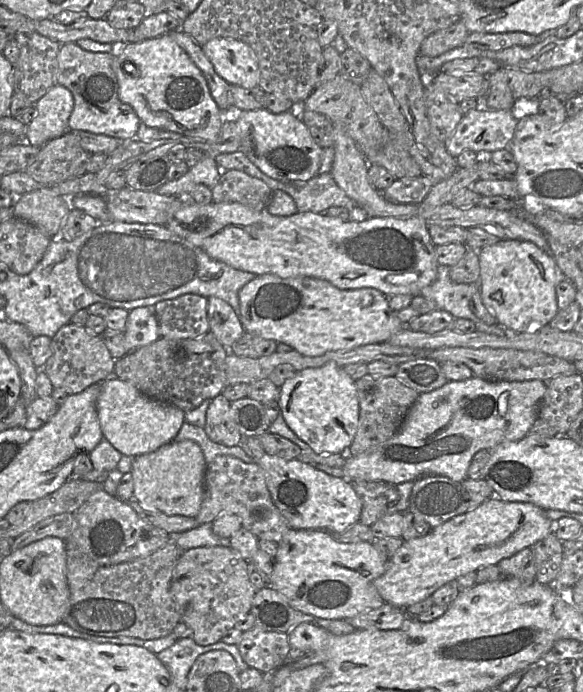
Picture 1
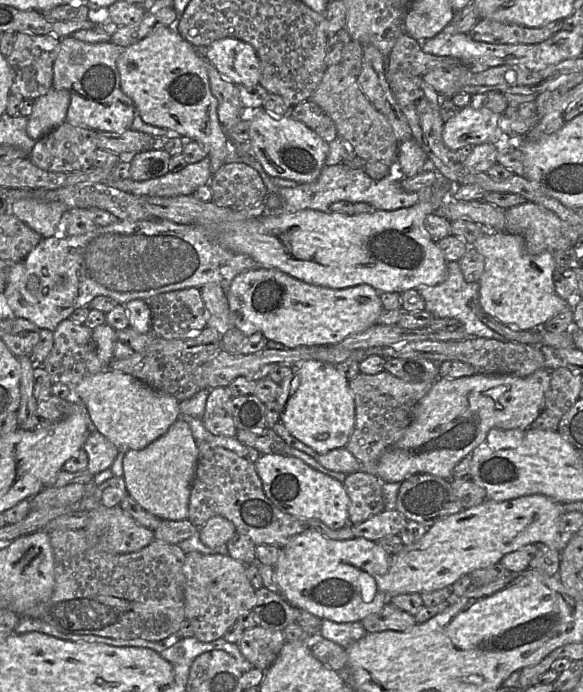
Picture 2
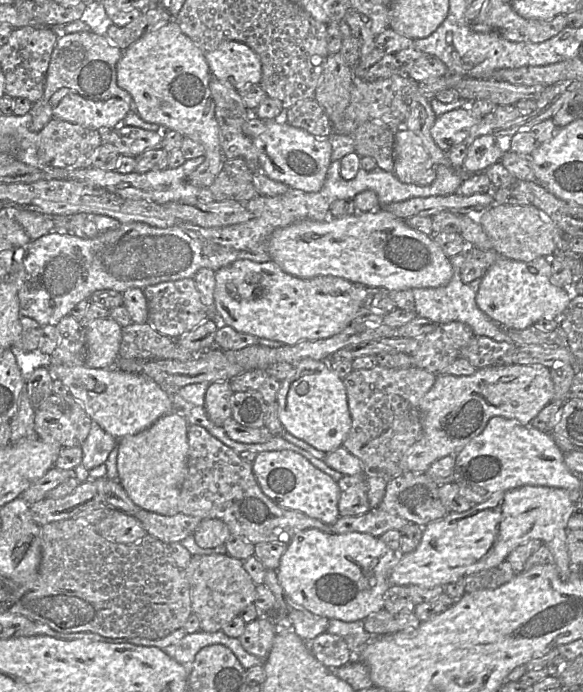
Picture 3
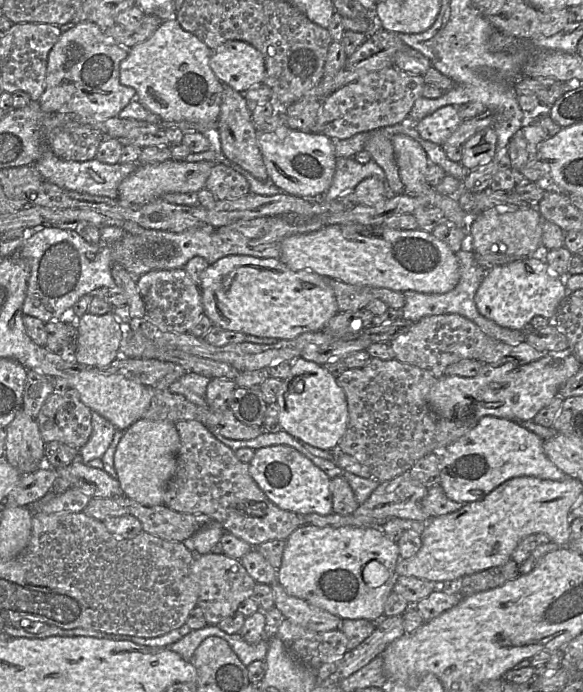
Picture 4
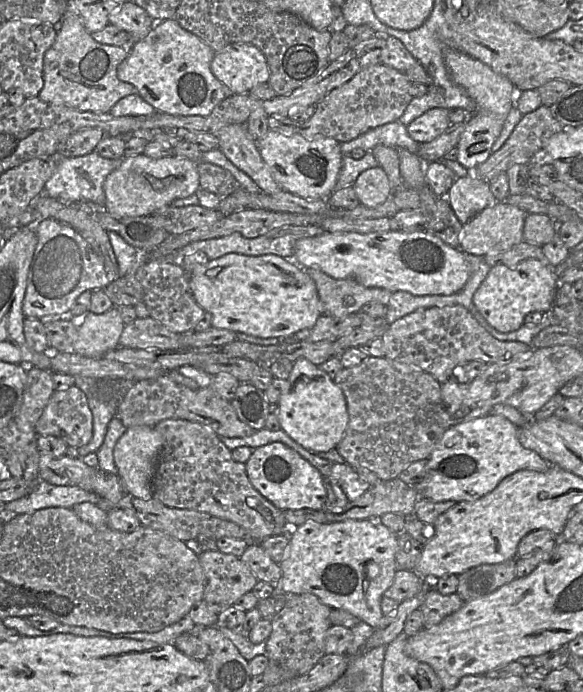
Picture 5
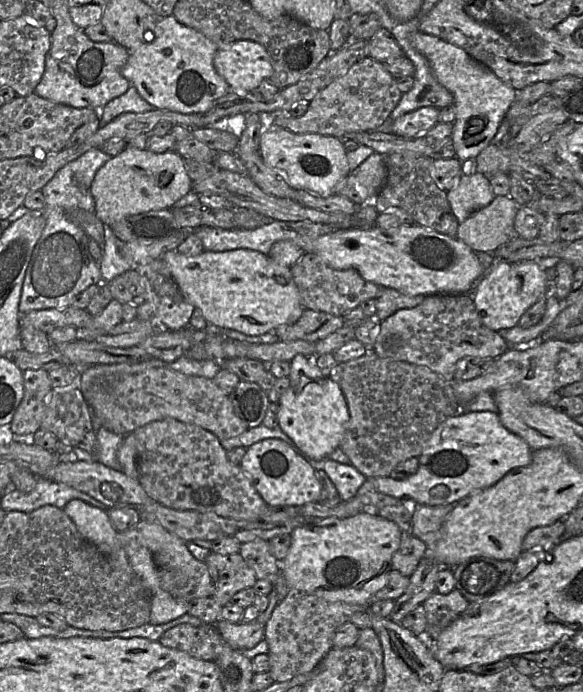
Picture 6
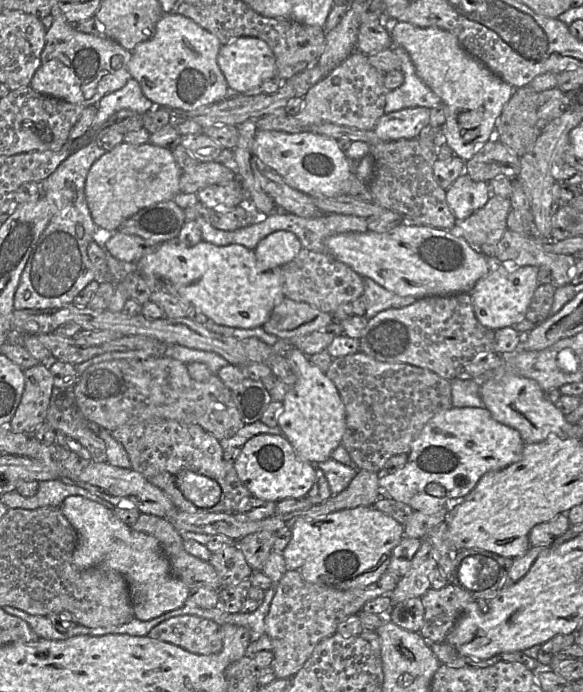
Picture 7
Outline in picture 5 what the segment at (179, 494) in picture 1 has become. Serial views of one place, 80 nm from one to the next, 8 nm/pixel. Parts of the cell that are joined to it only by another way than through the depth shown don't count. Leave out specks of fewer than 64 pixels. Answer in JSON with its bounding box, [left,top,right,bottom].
[114,426,163,500]

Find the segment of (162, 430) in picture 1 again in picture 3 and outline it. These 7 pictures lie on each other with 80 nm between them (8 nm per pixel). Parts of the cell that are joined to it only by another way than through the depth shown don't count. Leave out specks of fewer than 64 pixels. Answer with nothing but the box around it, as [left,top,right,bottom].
[46,364,173,439]

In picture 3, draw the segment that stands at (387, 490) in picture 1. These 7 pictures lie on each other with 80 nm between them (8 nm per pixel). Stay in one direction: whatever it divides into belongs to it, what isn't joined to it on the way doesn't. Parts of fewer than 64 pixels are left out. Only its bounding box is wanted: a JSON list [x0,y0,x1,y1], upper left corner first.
[337,473,372,517]

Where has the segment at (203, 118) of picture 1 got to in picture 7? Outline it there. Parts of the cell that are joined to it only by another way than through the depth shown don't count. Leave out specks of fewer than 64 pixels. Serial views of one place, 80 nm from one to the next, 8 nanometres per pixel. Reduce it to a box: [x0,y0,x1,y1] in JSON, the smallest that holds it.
[85,13,230,231]

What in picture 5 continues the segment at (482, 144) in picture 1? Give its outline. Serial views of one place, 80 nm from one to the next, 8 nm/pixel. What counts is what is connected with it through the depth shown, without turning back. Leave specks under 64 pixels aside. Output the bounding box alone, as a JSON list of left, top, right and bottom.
[407,108,451,143]

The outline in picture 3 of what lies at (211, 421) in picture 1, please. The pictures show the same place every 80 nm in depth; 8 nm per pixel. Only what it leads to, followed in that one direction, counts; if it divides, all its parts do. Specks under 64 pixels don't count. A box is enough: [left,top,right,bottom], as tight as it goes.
[204,381,233,427]

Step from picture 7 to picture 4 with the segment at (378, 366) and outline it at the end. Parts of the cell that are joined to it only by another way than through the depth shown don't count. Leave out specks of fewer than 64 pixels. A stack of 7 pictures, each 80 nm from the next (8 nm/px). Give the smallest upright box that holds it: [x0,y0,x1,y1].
[336,358,437,482]

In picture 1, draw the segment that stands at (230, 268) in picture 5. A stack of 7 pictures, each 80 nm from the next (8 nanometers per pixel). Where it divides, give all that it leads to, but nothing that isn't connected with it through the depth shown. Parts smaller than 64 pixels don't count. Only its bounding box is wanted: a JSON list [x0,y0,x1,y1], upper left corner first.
[239,275,406,356]

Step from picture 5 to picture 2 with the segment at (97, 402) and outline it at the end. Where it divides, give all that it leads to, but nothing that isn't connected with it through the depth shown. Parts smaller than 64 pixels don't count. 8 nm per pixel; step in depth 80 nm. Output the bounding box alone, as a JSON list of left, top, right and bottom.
[82,429,119,475]

